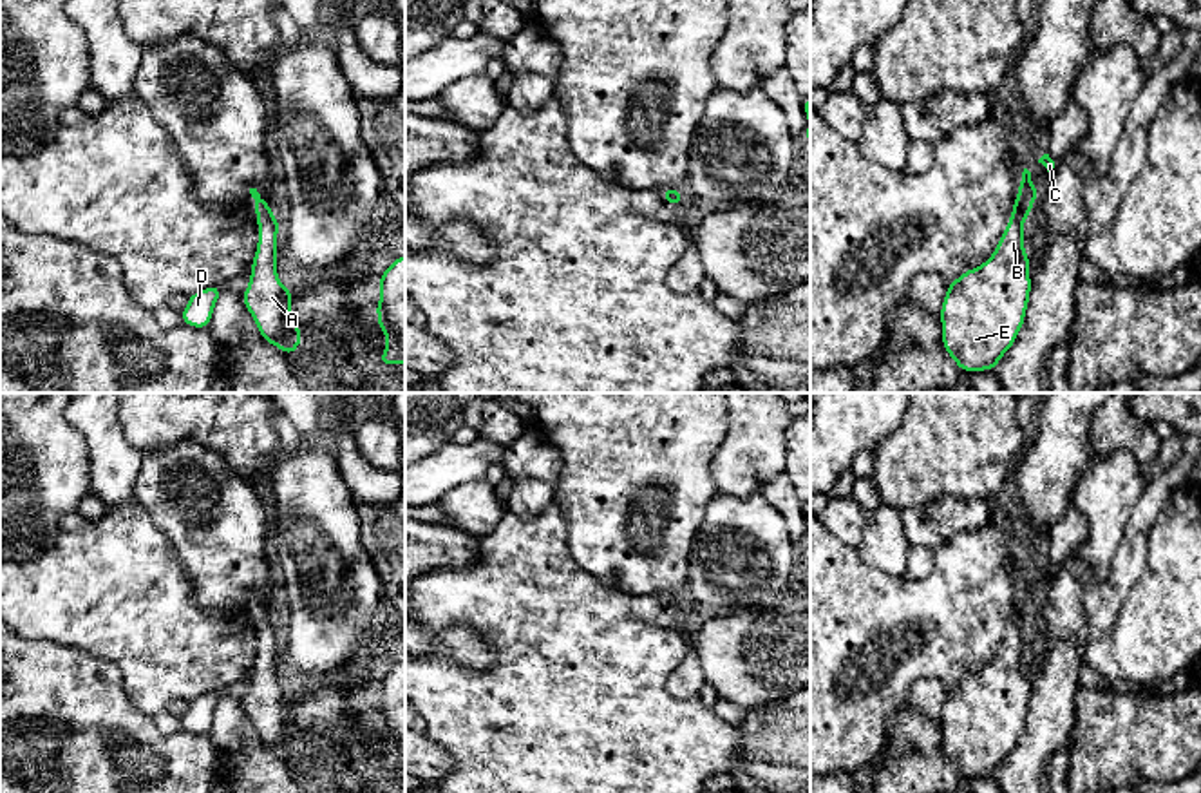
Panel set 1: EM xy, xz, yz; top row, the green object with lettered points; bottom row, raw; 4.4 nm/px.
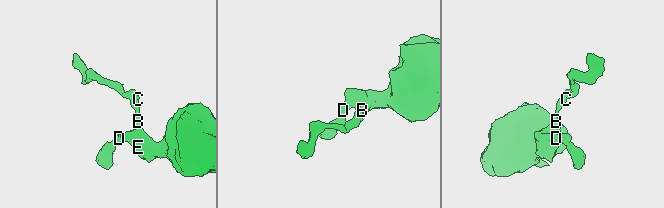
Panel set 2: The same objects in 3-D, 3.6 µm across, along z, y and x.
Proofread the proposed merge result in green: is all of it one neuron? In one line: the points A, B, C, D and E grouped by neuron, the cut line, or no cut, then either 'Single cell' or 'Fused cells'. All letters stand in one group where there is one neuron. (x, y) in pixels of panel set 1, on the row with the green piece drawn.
Groups: A B C D E. No split. Single cell

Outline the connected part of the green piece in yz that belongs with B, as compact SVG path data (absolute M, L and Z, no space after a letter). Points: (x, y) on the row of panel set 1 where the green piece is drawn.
M1024 168L1011 219L993 255L948 284L941 308L942 346L960 371L997 369L1024 326L1031 291L1024 219L1036 196L1031 172Z

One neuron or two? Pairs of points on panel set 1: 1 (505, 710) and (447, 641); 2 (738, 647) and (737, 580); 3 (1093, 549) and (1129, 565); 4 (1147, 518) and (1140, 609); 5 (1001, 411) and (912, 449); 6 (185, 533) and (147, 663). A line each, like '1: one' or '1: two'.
1: two
2: two
3: two
4: two
5: one
6: two

